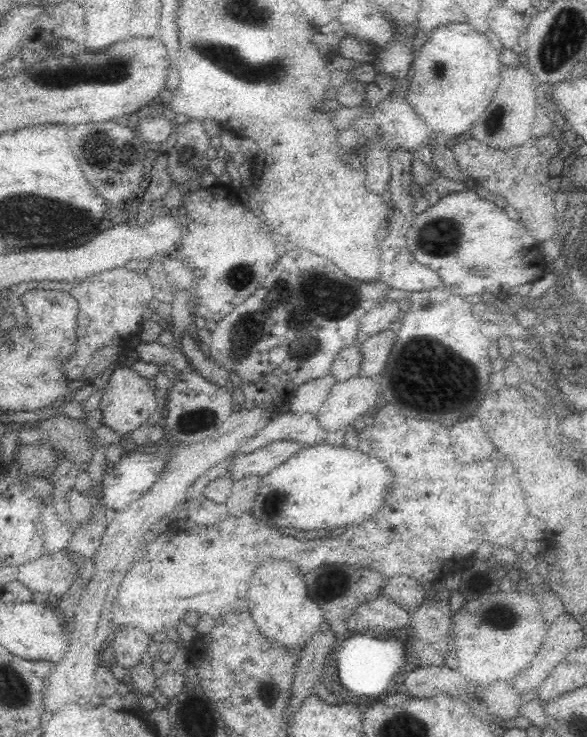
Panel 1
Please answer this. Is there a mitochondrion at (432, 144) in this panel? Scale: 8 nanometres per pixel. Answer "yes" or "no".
no

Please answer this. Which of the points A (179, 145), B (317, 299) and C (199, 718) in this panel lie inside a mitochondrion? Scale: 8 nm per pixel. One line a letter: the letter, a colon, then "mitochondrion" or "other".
A: other
B: mitochondrion
C: other

